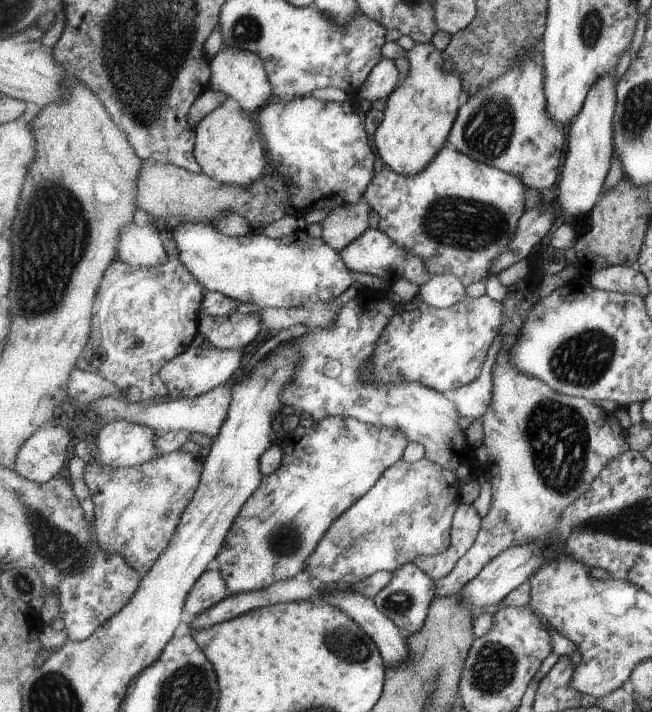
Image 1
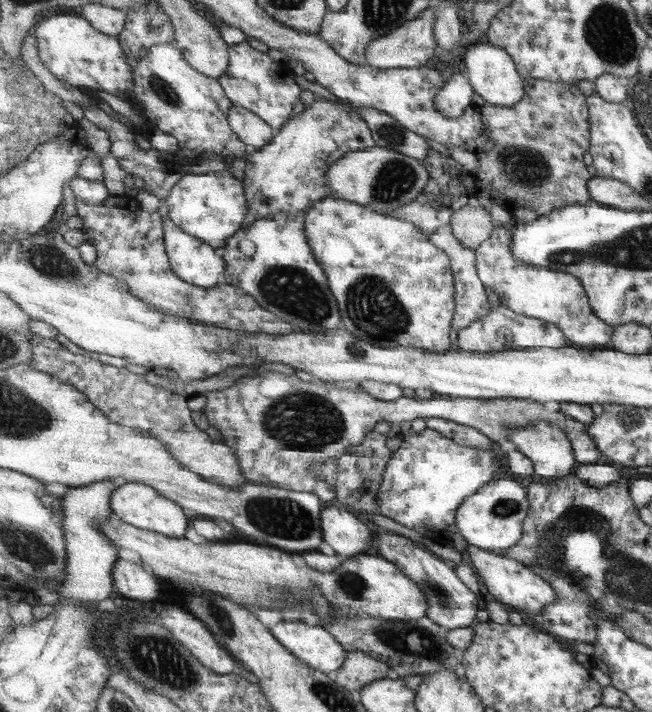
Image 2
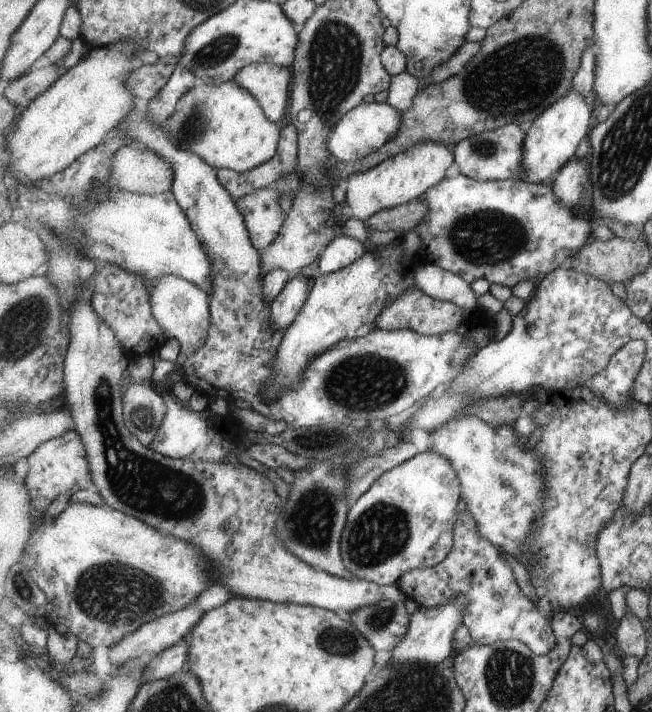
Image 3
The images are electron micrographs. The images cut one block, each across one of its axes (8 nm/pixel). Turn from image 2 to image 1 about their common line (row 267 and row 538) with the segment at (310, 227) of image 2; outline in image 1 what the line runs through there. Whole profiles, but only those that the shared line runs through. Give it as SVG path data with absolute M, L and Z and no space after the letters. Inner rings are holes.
M425 458L417 463L409 463L404 459L398 461L365 497L333 522L316 550L306 559L305 571L313 582L325 587L353 586L380 571L393 573L404 565L415 562L418 557L446 552L451 547L451 524L453 514L461 502L462 483L455 471L442 468L431 459Z

